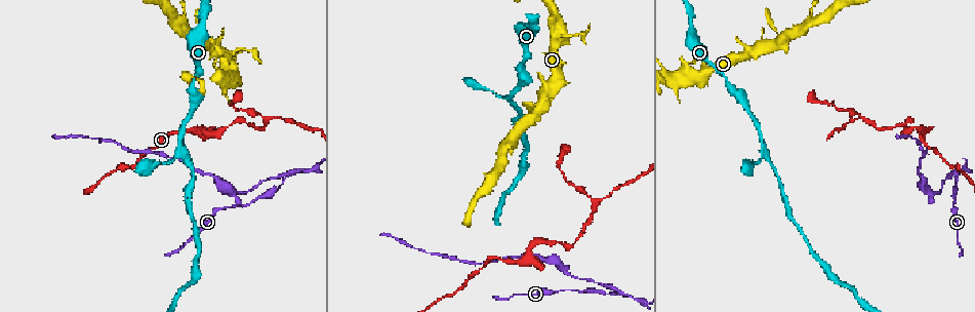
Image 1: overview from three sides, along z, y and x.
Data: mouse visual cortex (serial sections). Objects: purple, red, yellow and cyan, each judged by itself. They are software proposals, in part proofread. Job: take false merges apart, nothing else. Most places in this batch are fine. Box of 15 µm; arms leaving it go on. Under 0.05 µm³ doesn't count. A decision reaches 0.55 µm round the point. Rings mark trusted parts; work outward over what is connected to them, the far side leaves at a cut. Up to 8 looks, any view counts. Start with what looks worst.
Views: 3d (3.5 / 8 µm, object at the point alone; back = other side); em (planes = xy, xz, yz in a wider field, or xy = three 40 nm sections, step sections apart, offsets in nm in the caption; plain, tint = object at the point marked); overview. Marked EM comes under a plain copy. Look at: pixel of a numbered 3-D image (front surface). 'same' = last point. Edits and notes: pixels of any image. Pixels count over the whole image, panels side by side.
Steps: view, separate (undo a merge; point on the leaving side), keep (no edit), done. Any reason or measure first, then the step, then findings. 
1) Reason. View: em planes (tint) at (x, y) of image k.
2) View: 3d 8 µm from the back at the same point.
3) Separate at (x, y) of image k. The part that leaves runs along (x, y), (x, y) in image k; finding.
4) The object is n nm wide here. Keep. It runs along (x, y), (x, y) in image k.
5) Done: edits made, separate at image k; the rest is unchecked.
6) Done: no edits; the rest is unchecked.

Sharp bend. View: 3d 3.5 µm at (285, 178) of image 1.

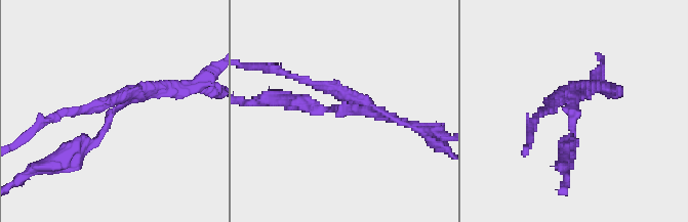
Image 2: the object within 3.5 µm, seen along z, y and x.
3 arms meet here; the arms are 100, 150, 200 nm wide; need the tissue. View: em xy step 3 (tint) at (342, 108) of image 2.

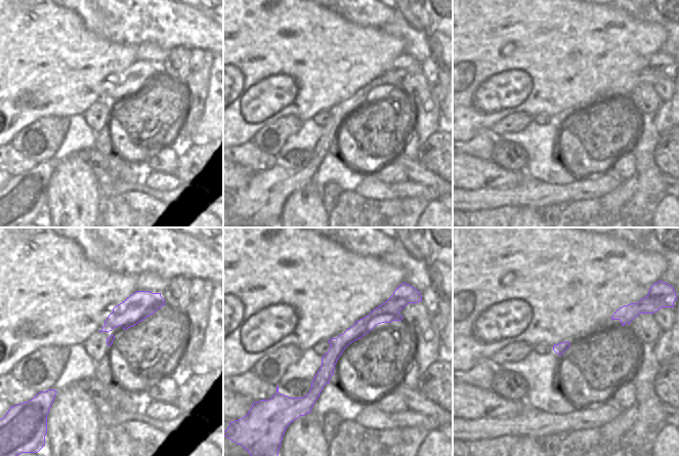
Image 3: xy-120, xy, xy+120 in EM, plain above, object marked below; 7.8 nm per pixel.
Cut it another way. View: em xy step 2 (tint) at the same point.

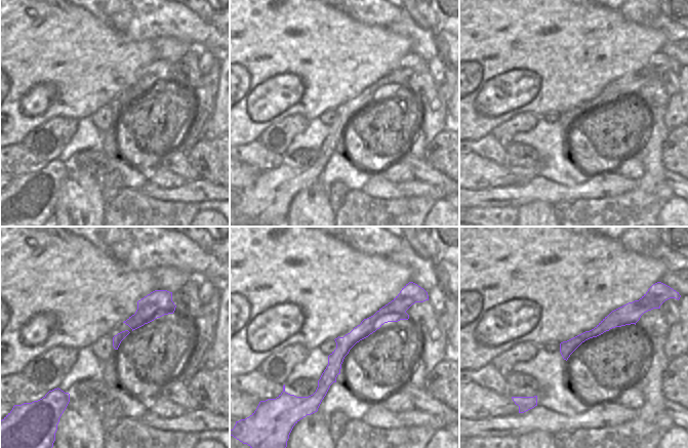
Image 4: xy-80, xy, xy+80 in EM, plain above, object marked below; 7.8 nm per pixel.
Separate at (83, 108) of image 2. A border runs along (405, 312), (374, 314) in image 4; two cells meet here.

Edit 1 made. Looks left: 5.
A fork. View: 3d 8 µm at (196, 130) of image 1.

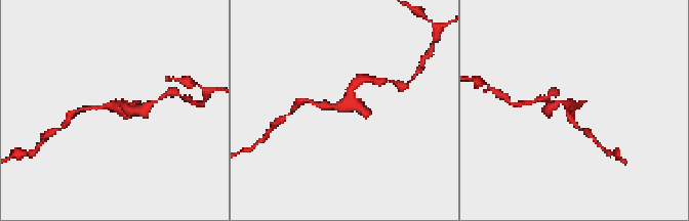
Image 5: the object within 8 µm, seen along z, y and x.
View: em xy step 3 (tint) at (116, 104) of image 5.

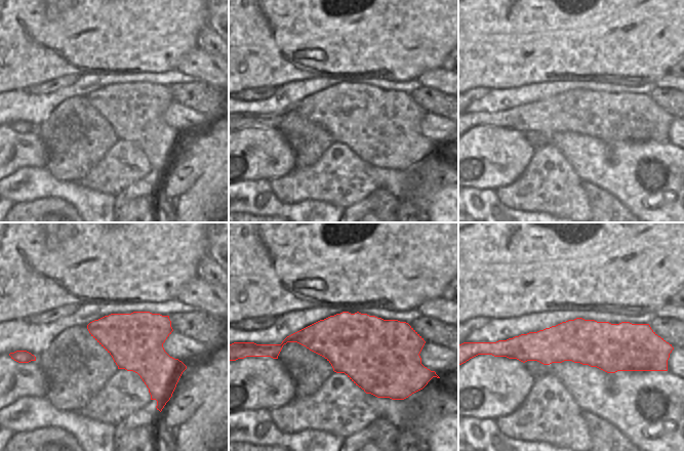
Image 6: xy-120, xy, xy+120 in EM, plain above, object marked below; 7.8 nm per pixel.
Keep. It runs along (320, 104), (347, 104), (360, 80) in image 5; one cell here.

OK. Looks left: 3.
Sharp bend. View: 3d 8 µm at (559, 39) of image 1.

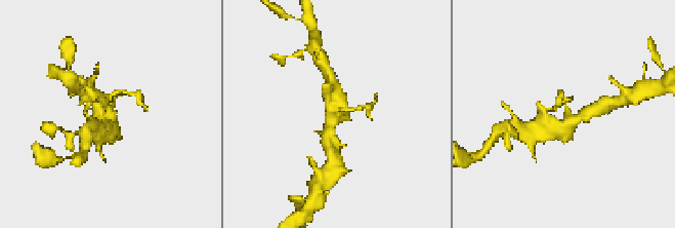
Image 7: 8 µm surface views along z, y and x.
View: 3d 3.5 µm at (340, 114) of image 7.

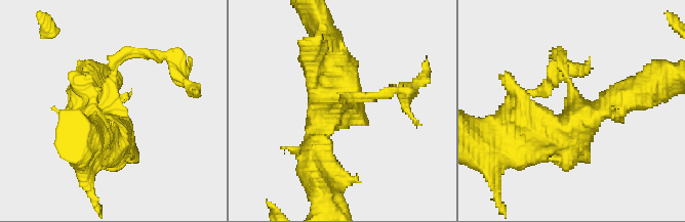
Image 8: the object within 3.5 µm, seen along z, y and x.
3 arms meet here; the arms are 150, 350, 500 nm wide; need the tissue. View: em xy step 2 (tint) at (108, 88) of image 8.

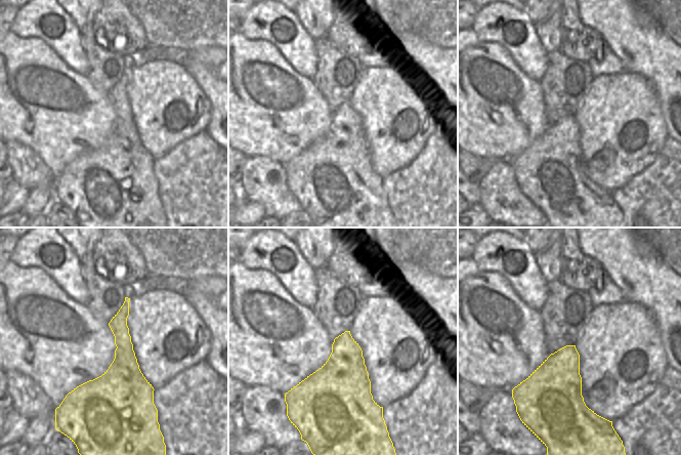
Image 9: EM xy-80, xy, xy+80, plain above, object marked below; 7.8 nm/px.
Separate at (376, 95) of image 8. The part that leaves runs along (345, 98), (407, 93), (422, 80) in image 8; two cells meet here.

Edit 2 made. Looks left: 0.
Done: edits made, separate at image 2, separate at image 8; the rest is unchecked.

